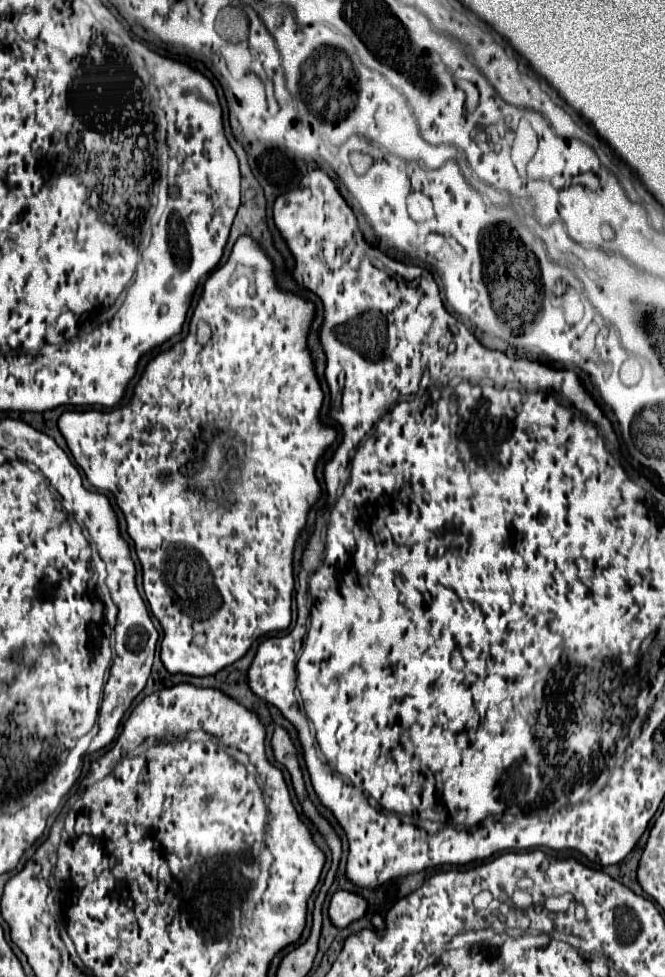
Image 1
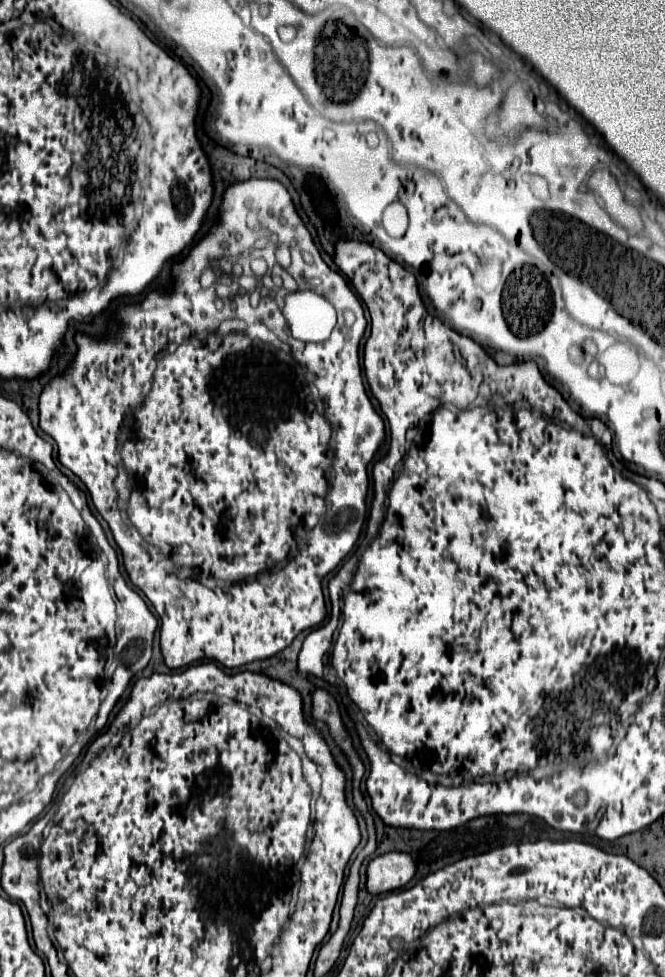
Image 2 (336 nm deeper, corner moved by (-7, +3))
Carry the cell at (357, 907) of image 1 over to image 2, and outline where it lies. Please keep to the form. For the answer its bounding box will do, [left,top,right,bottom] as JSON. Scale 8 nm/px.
[367,853,415,895]

